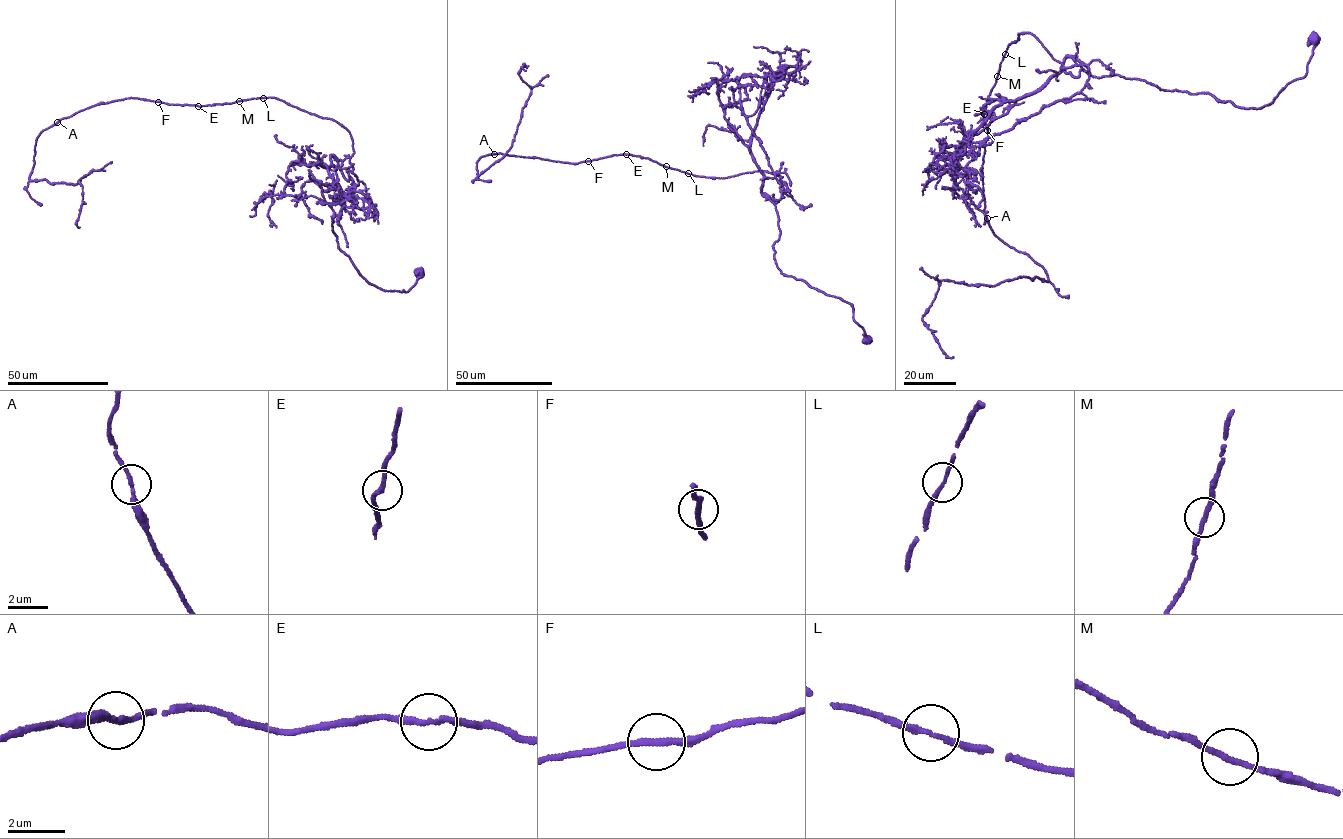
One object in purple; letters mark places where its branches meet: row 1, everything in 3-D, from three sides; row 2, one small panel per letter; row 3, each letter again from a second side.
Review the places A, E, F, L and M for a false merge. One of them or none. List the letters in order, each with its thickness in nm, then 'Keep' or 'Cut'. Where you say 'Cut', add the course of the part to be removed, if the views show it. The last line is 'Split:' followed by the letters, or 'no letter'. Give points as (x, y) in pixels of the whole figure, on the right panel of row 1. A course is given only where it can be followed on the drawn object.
A: Thickness 200 nm. Keep
E: Thickness 180 nm. Keep
F: Thickness 200 nm. Keep
L: Thickness 170 nm. Keep
M: Thickness 200 nm. Keep
Split: no letter

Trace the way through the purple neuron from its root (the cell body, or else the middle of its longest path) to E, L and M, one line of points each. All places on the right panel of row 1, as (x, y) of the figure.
E: (1315, 38), (1305, 75), (1256, 109), (1095, 77), (1081, 62), (1089, 69), (1075, 76), (1019, 33), (984, 113)
L: (1315, 38), (1305, 75), (1256, 109), (1095, 77), (1081, 62), (1089, 69), (1075, 76), (1030, 33), (1004, 54)
M: (1315, 38), (1305, 75), (1260, 109), (1095, 77), (1081, 62), (1089, 69), (1075, 76), (1027, 32), (997, 76)

